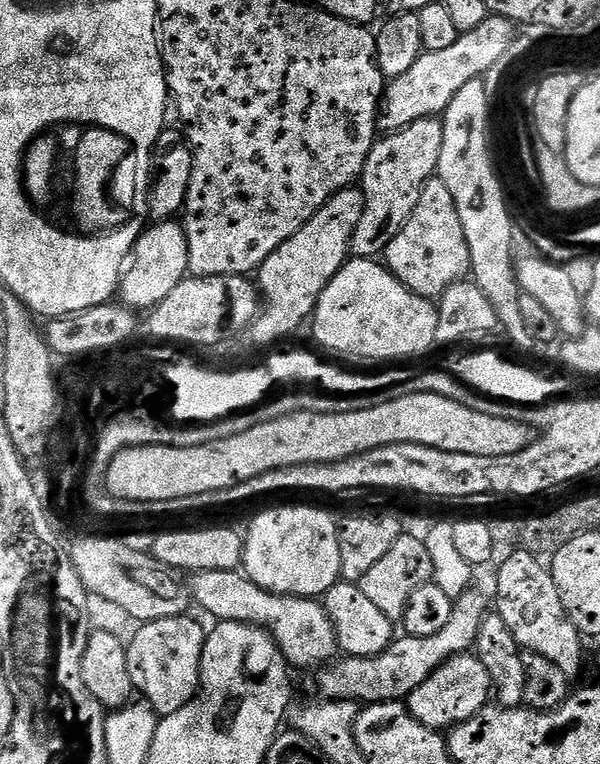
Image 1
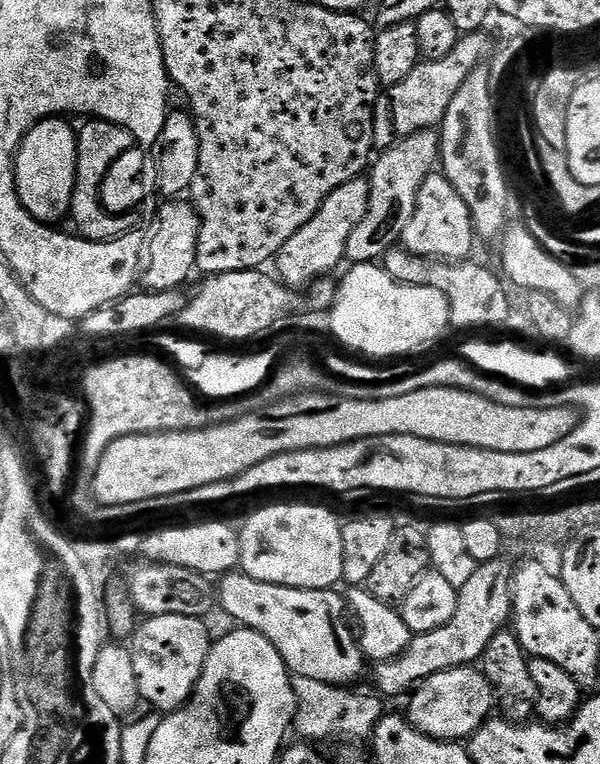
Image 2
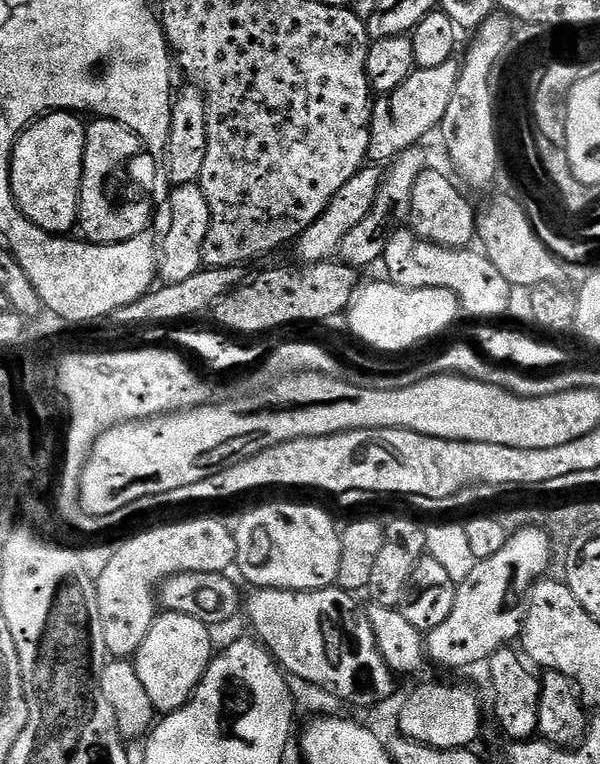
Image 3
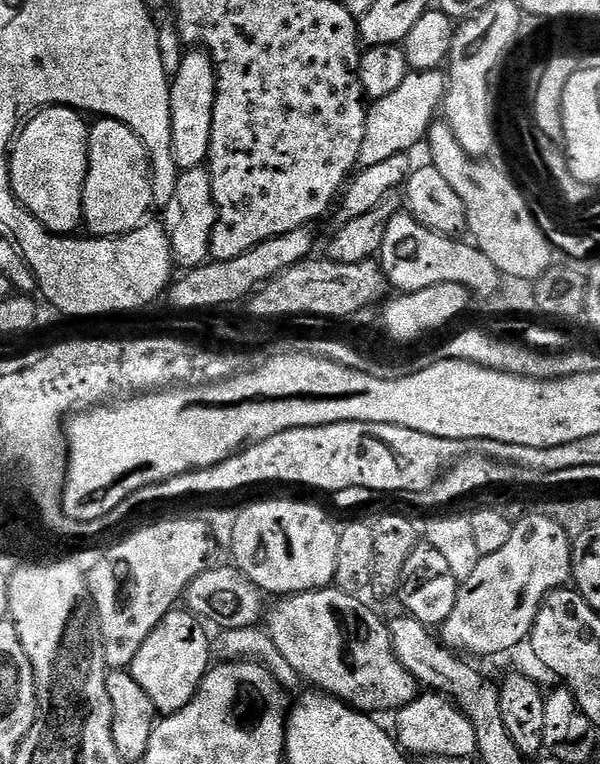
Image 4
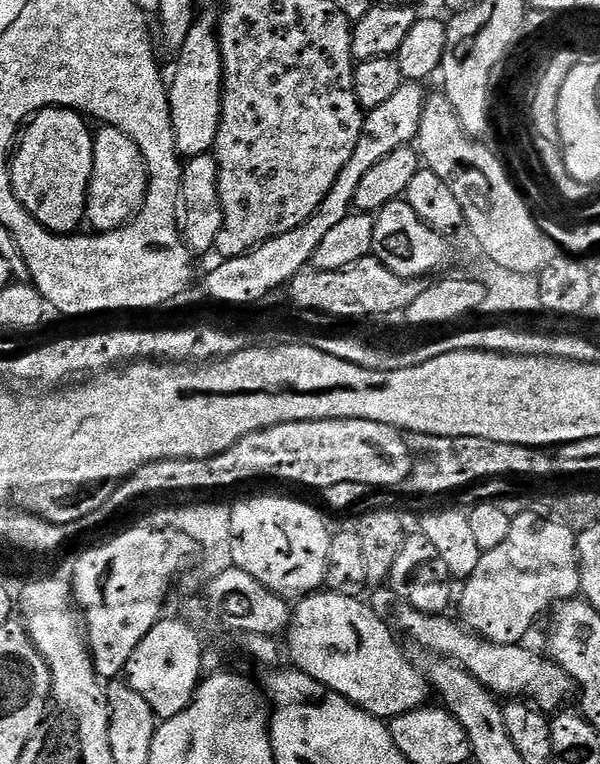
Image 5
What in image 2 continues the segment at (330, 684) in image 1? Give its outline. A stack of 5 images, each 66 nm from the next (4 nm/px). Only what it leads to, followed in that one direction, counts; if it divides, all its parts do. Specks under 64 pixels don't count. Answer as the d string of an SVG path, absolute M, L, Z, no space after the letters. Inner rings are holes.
M497 558L489 564L479 565L466 586L458 590L458 606L454 618L438 630L413 635L406 650L393 660L381 660L375 665L376 688L381 697L400 696L411 693L421 680L435 672L472 666L483 657L486 646L494 634L505 631L512 619L512 574L513 569Z

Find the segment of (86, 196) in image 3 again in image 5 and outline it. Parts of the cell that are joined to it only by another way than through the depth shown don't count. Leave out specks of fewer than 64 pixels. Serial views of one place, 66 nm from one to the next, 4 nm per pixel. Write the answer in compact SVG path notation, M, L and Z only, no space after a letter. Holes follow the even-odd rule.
M103 125L95 131L92 174L87 192L85 221L97 233L113 232L128 223L144 205L148 193L148 168L133 139L117 127Z

